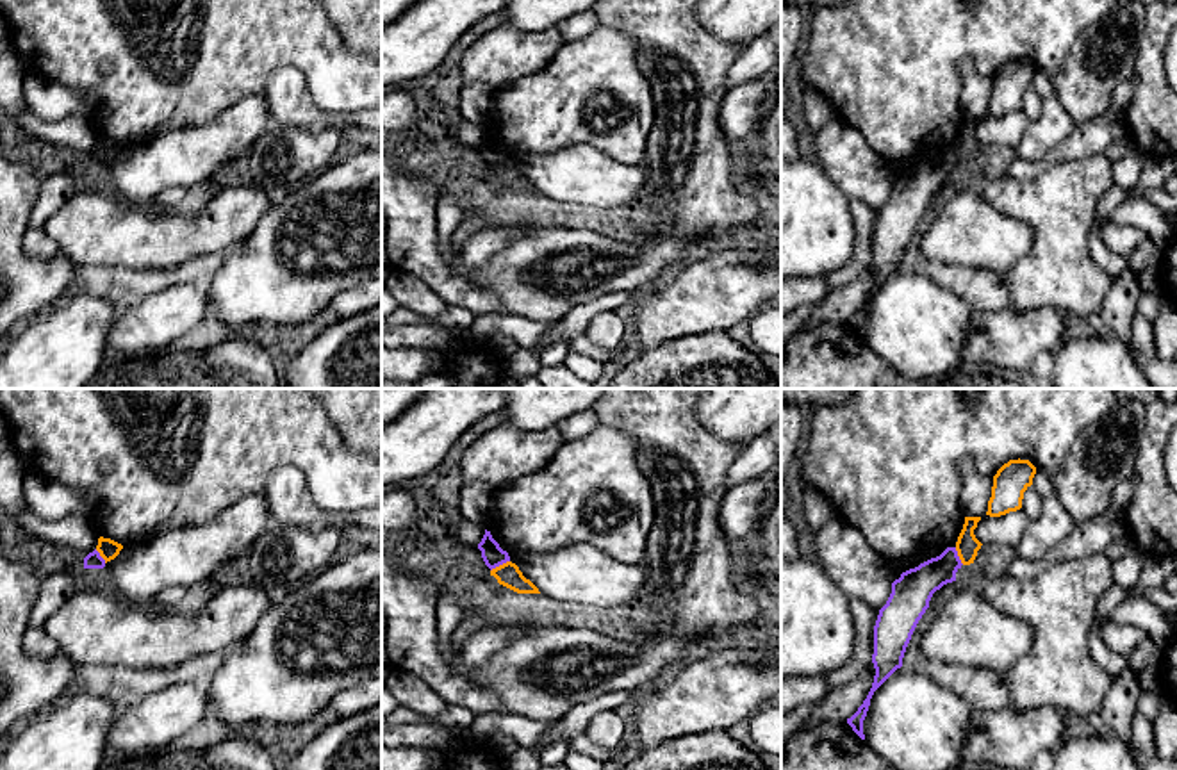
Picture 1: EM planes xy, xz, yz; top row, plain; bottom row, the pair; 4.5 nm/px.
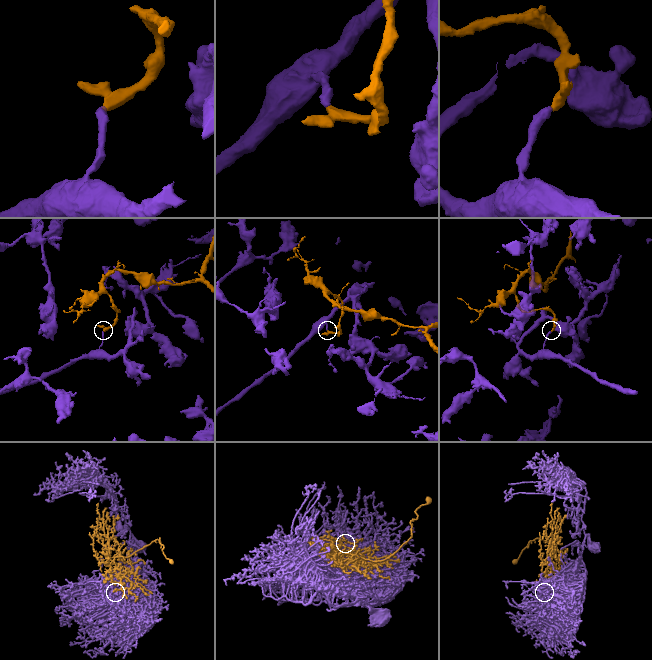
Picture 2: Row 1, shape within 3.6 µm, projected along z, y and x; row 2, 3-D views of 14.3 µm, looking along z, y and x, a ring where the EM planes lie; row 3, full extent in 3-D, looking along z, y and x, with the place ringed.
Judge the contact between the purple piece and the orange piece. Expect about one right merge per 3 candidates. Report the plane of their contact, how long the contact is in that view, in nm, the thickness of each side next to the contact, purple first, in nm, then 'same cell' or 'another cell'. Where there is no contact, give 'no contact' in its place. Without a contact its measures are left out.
contact in xz; length 100 nm; calibres 100 and 110 nm; another cell

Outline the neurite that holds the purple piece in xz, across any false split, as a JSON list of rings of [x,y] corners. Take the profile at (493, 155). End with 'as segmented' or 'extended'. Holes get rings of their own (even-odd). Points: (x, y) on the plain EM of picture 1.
[[[487,130],[482,143],[478,144],[478,150],[482,152],[482,159],[490,171],[510,162],[508,153],[499,148]]]; as segmented

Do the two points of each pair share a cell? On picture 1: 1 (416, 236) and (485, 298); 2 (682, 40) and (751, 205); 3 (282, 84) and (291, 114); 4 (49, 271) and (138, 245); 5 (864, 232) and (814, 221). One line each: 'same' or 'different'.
1: same
2: same
3: same
4: different
5: different

